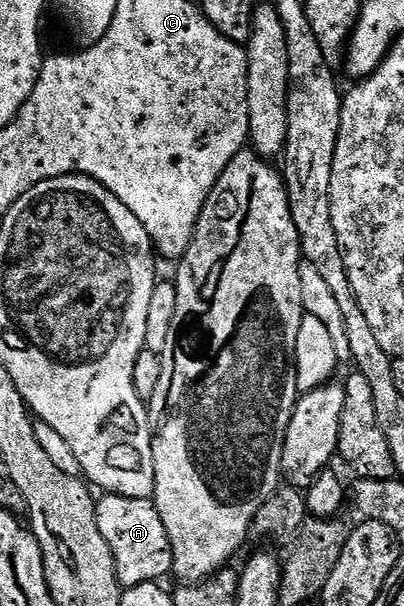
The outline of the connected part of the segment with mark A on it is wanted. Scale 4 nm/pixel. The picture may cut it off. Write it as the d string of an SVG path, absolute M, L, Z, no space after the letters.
M100 494L95 504L95 521L113 555L115 575L120 584L153 583L172 574L173 553L165 533L165 521L161 521L161 513L157 513L151 499Z

